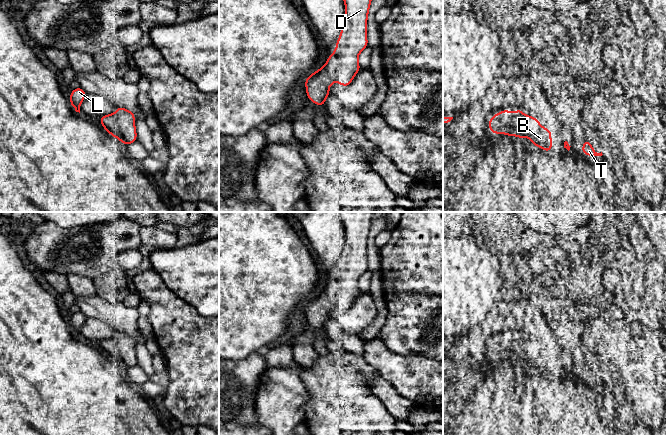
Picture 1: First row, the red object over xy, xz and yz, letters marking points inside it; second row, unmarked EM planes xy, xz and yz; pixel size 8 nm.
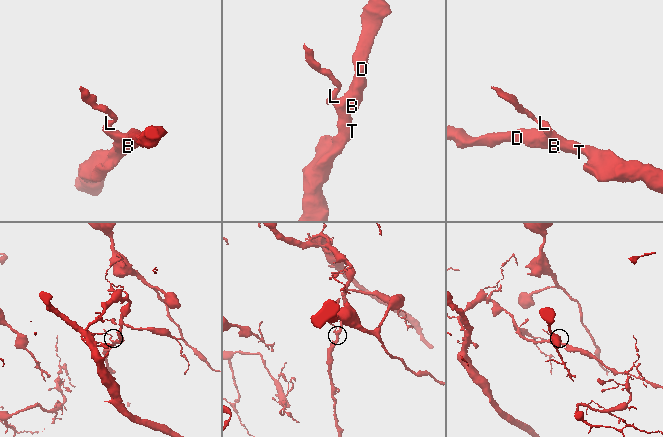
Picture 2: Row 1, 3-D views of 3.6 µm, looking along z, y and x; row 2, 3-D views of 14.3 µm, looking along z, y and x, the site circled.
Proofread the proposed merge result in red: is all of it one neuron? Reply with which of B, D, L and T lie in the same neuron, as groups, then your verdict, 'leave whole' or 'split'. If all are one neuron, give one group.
B D L T; leave whole

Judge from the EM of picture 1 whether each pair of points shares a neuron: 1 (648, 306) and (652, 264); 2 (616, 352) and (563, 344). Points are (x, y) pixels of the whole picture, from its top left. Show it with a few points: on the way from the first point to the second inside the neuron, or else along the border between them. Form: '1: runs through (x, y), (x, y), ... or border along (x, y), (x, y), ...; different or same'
1: border along (644, 280), (655, 282); different
2: border along (587, 322), (578, 341); different

